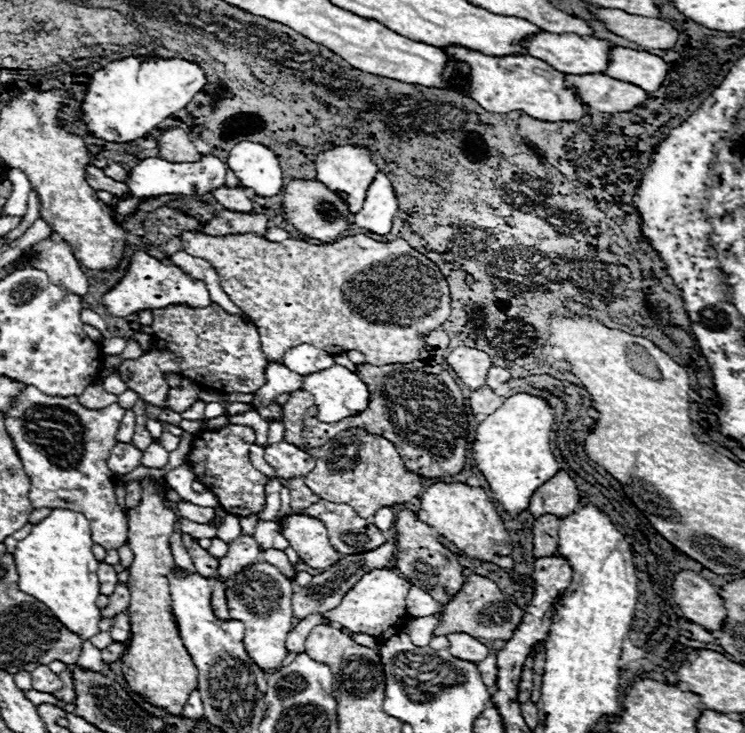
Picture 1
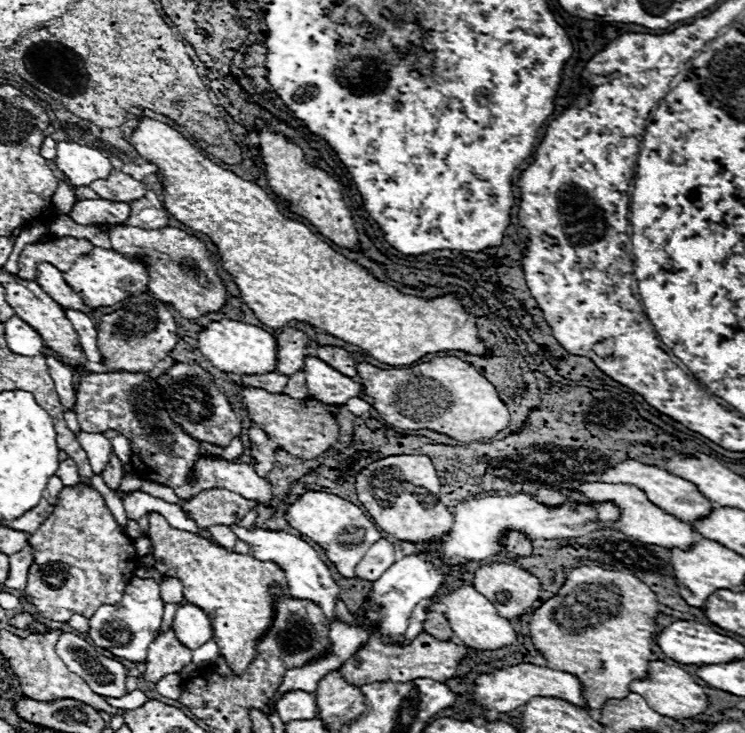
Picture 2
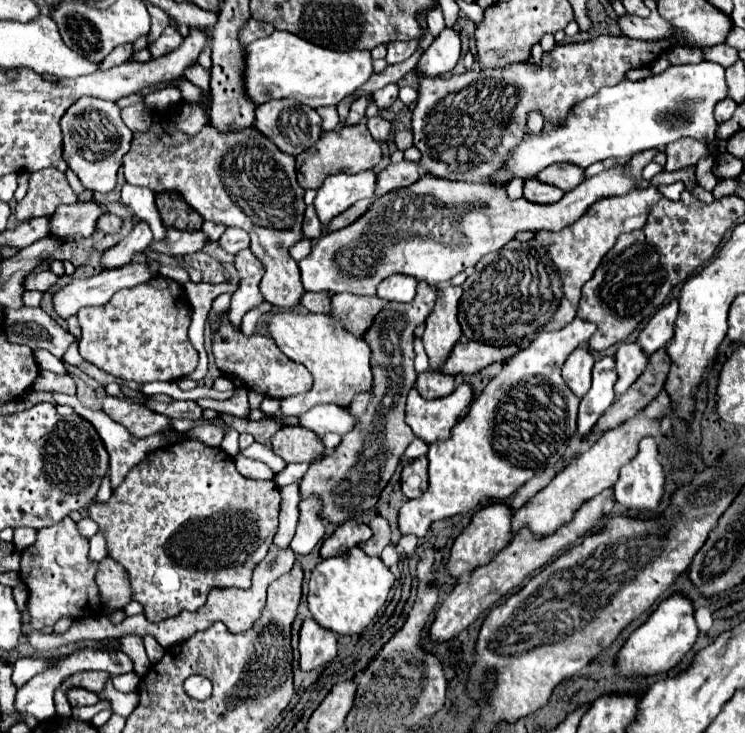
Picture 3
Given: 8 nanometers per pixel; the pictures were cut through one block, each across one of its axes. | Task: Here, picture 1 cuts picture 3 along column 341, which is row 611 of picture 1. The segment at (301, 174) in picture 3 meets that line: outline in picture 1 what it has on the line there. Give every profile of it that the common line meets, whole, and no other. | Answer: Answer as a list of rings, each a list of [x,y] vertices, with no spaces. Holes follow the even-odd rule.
[[[150,478],[140,480],[142,502],[136,508],[130,508],[126,514],[128,520],[128,546],[134,552],[130,564],[130,624],[132,640],[126,648],[122,674],[130,690],[144,698],[144,702],[172,714],[180,716],[182,708],[192,690],[196,690],[198,668],[194,666],[190,654],[186,652],[176,620],[172,614],[170,600],[170,582],[168,574],[176,568],[170,552],[170,536],[178,522],[178,516],[170,506],[166,506],[164,486]]]

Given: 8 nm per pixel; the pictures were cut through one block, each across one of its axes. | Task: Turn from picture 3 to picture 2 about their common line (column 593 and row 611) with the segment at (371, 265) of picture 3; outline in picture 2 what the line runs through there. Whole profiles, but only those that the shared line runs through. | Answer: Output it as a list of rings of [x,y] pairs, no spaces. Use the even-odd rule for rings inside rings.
[[[184,604],[178,608],[172,628],[176,632],[176,638],[190,650],[200,648],[208,640],[212,640],[212,624],[208,614],[194,606],[194,604]]]

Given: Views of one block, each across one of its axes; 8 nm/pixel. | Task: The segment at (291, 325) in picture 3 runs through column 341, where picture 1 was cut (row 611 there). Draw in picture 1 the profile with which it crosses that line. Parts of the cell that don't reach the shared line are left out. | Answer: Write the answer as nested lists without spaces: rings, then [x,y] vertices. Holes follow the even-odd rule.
[[[388,568],[382,570],[372,570],[368,574],[364,574],[352,588],[350,592],[346,592],[346,596],[342,598],[340,606],[336,606],[334,610],[324,612],[322,616],[330,622],[330,624],[338,624],[348,632],[362,632],[368,636],[374,636],[378,642],[384,642],[392,636],[396,636],[398,632],[402,632],[402,626],[408,618],[406,606],[404,606],[404,598],[408,594],[408,590],[412,588],[412,584],[394,574]]]

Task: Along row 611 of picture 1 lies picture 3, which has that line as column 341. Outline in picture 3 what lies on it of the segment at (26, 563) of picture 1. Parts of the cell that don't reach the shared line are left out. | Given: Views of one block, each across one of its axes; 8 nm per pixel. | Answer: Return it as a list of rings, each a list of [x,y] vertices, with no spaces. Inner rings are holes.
[[[274,30],[272,36],[252,42],[246,46],[246,52],[246,92],[256,104],[270,98],[296,98],[300,104],[308,104],[312,108],[336,106],[374,72],[370,50],[352,48],[340,52],[306,42],[304,38],[282,30]]]

